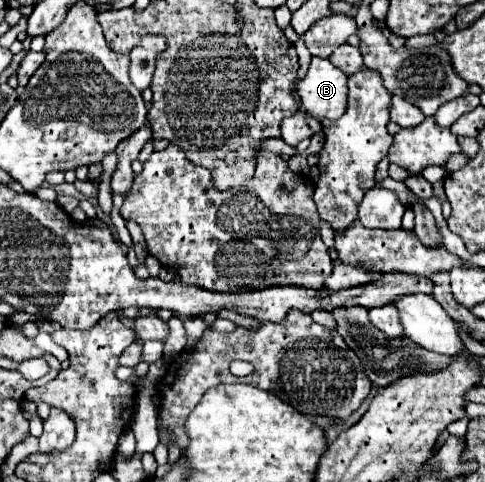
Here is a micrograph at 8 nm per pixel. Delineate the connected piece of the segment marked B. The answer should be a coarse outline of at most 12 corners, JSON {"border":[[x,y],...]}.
{"border":[[313,57],[297,83],[305,111],[339,119],[347,107],[347,75]]}

